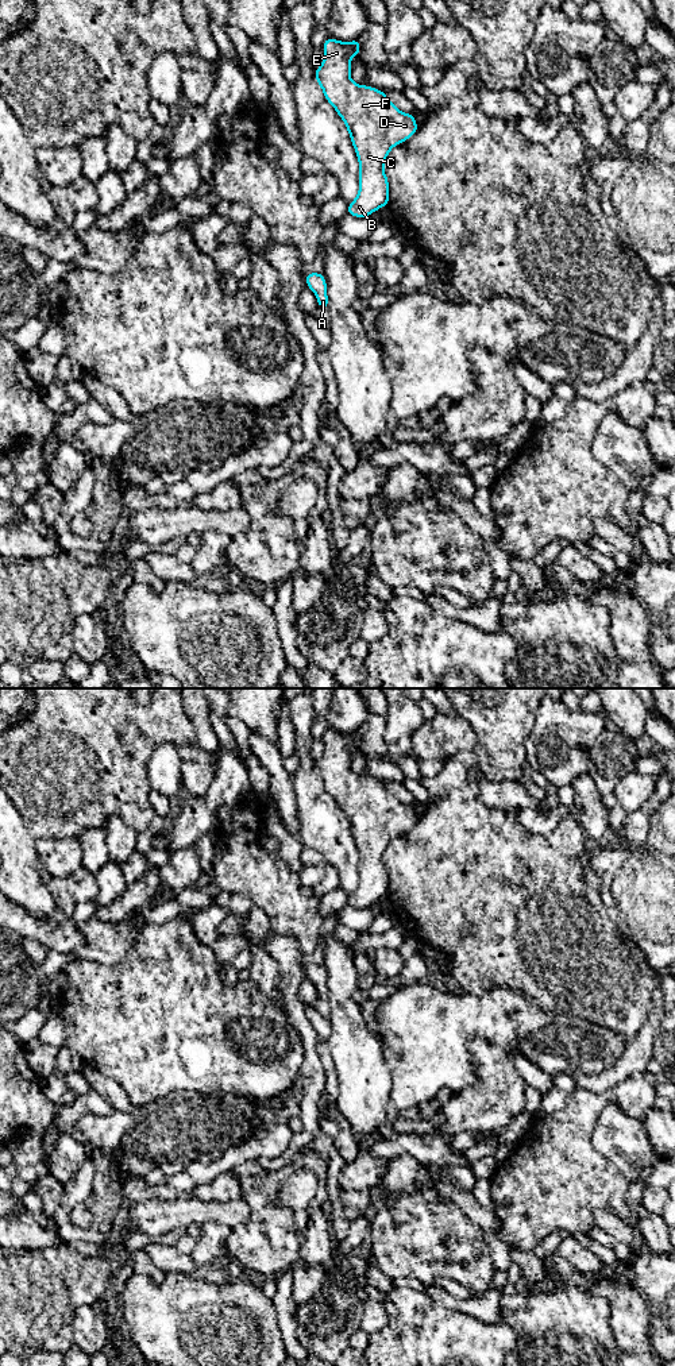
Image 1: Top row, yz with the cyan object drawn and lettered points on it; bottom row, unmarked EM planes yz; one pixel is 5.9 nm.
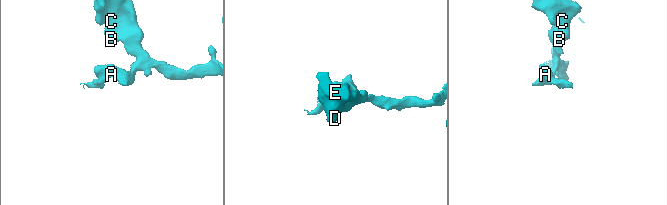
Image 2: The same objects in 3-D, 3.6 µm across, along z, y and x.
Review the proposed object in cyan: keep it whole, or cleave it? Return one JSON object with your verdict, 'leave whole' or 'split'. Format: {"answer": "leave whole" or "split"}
{"answer": "leave whole"}

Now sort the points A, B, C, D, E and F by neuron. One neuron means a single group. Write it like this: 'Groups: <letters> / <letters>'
Groups: A B C D E F

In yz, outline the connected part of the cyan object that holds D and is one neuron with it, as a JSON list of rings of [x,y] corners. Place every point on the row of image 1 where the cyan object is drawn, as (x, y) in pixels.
[[[328,36],[323,50],[324,61],[315,70],[315,78],[344,121],[359,161],[359,192],[347,205],[347,213],[363,219],[389,205],[385,161],[390,150],[418,127],[413,113],[401,112],[383,90],[351,80],[350,59],[359,55],[359,38],[340,42]]]

